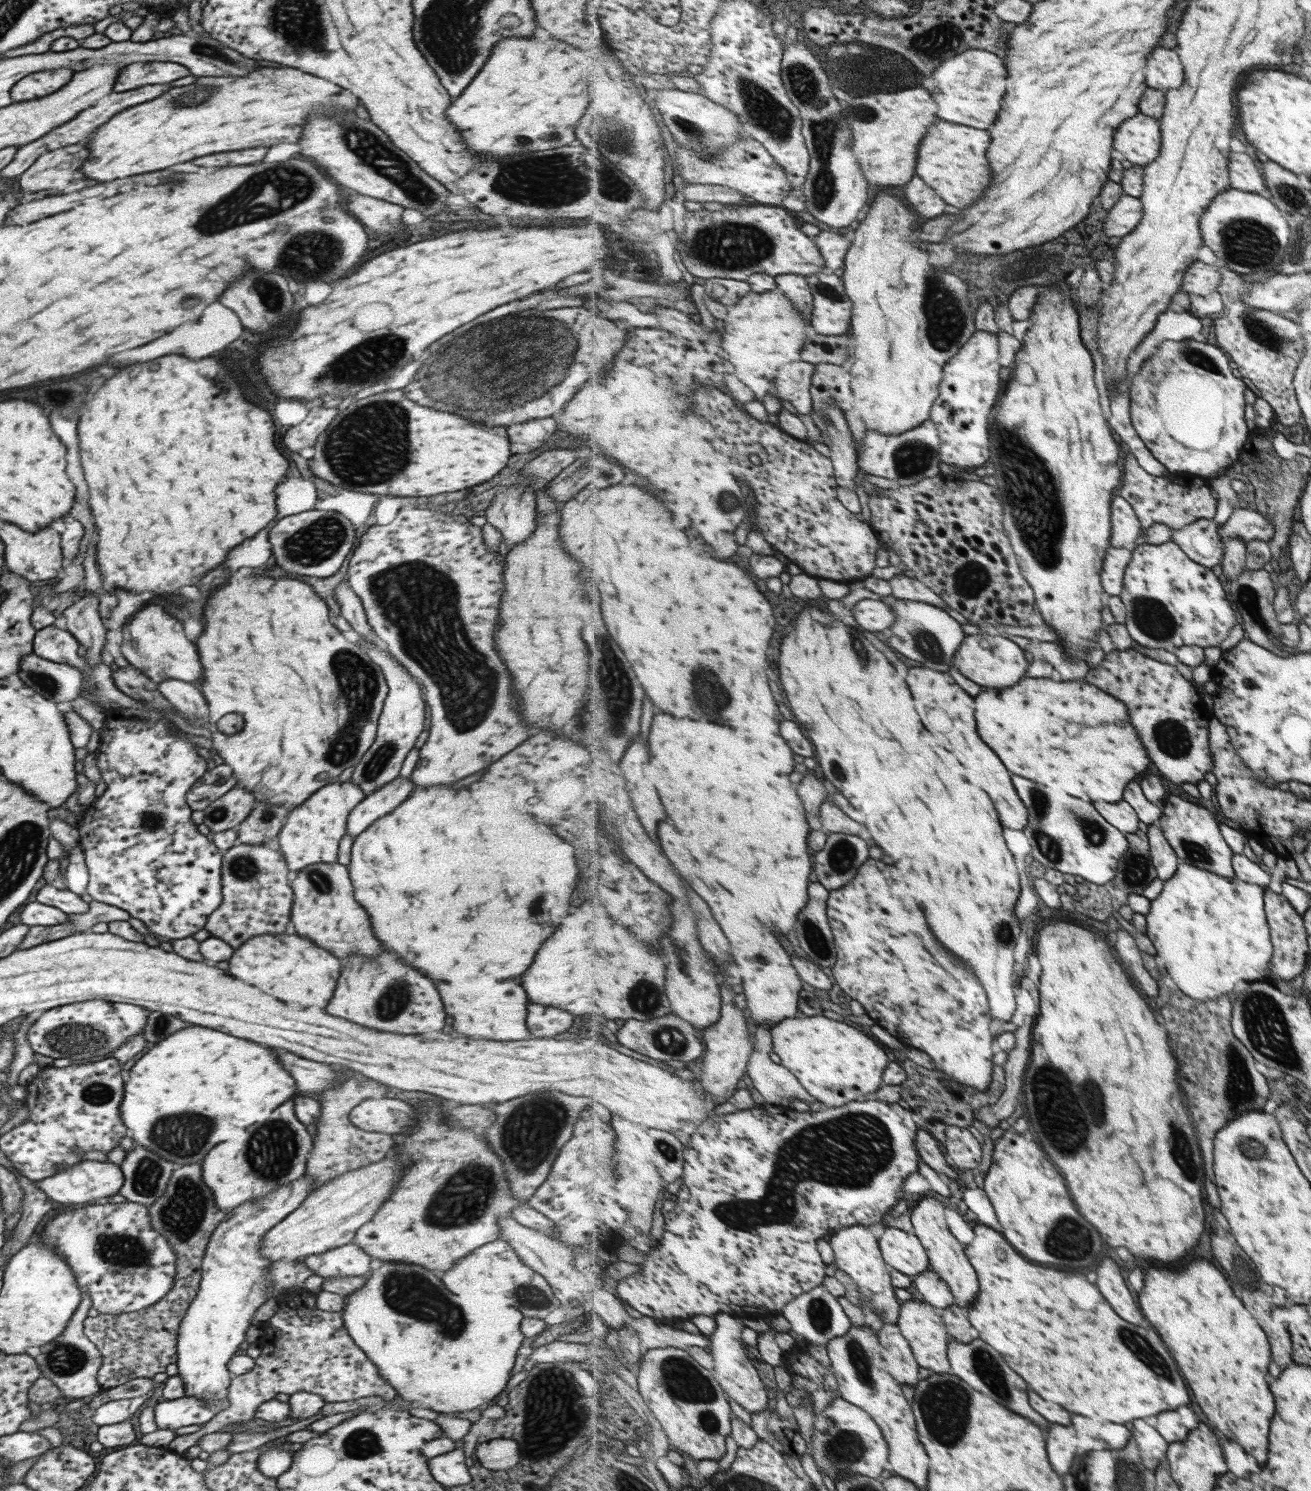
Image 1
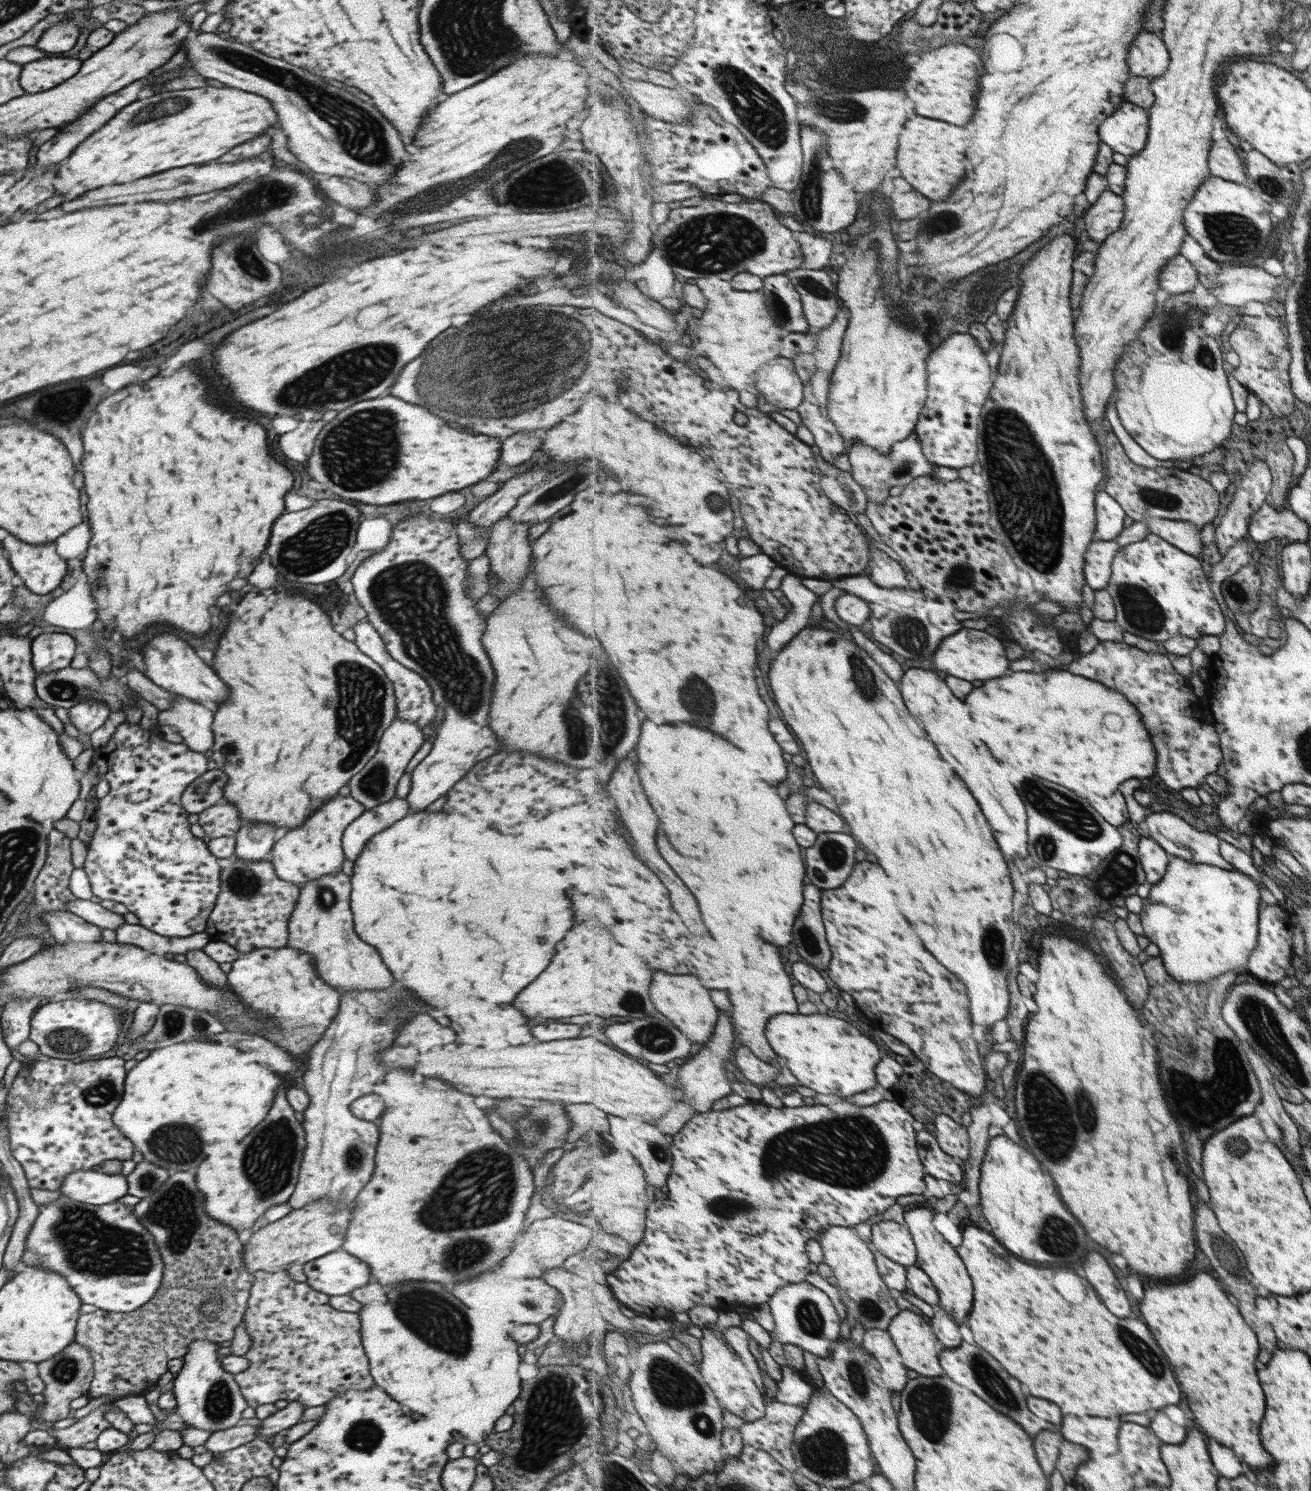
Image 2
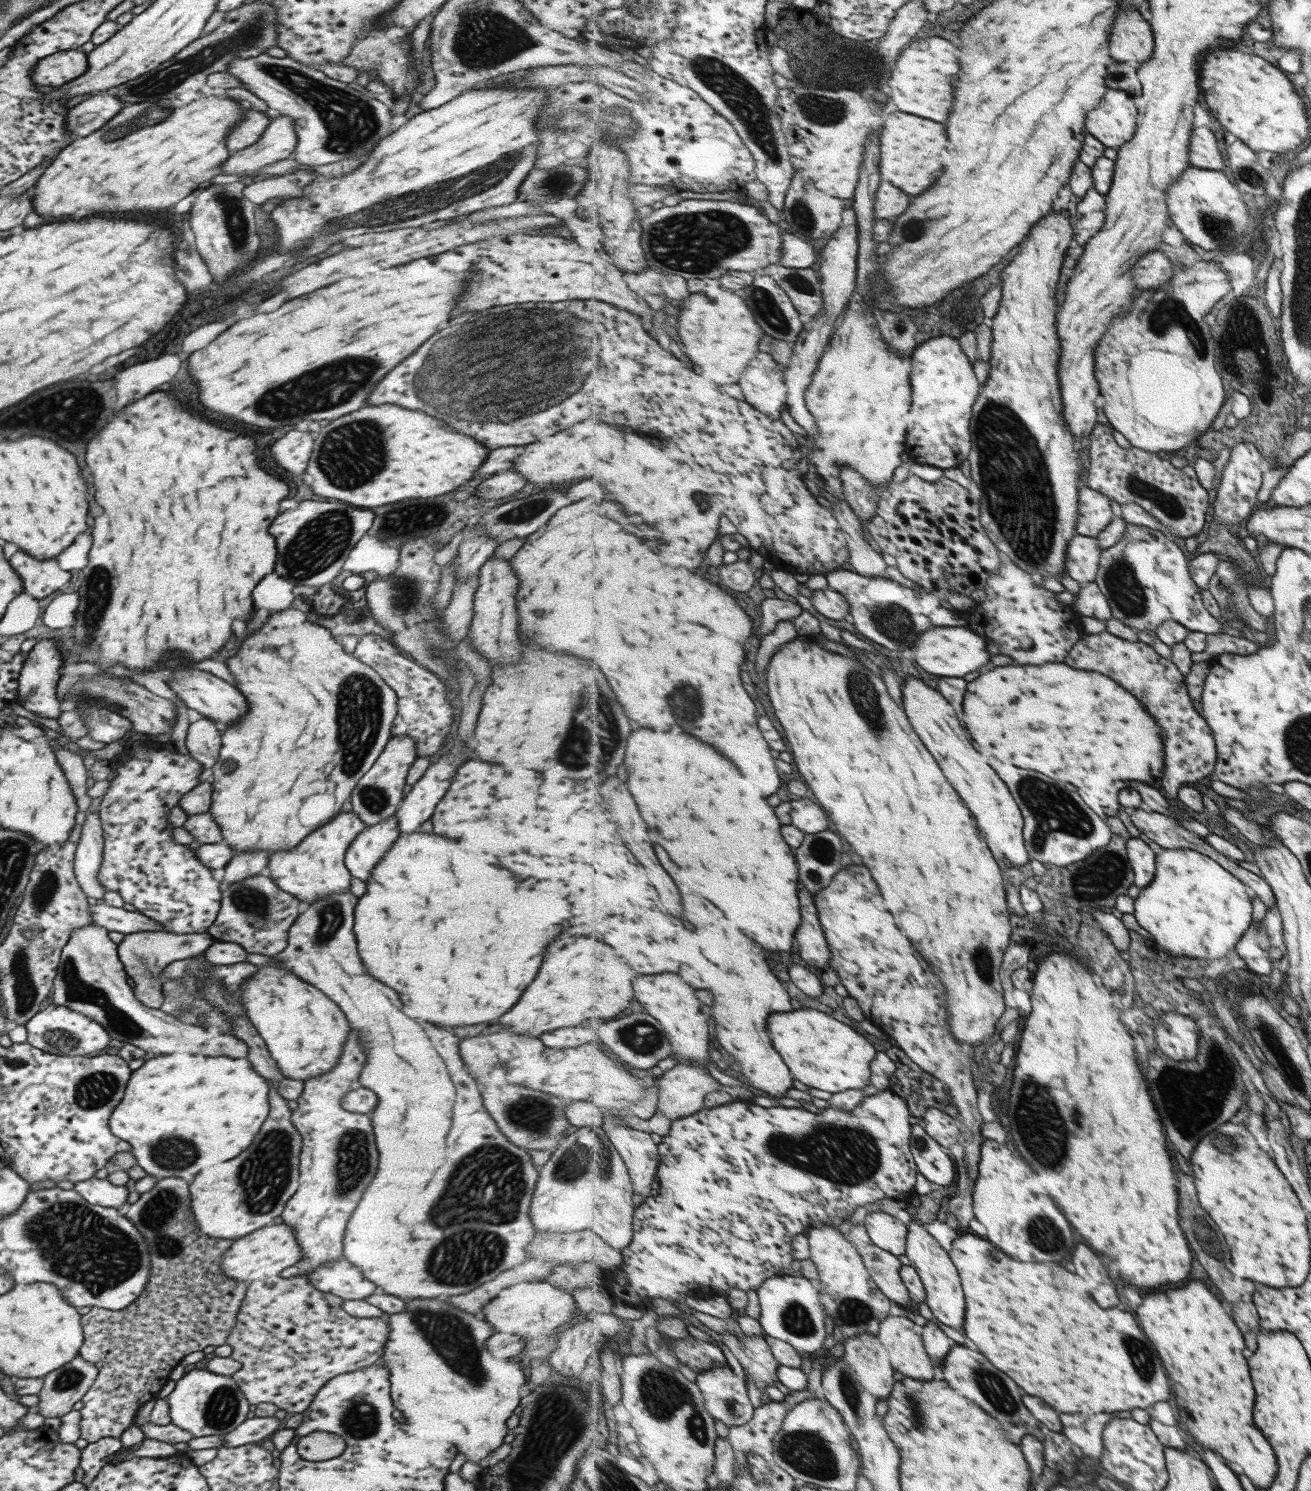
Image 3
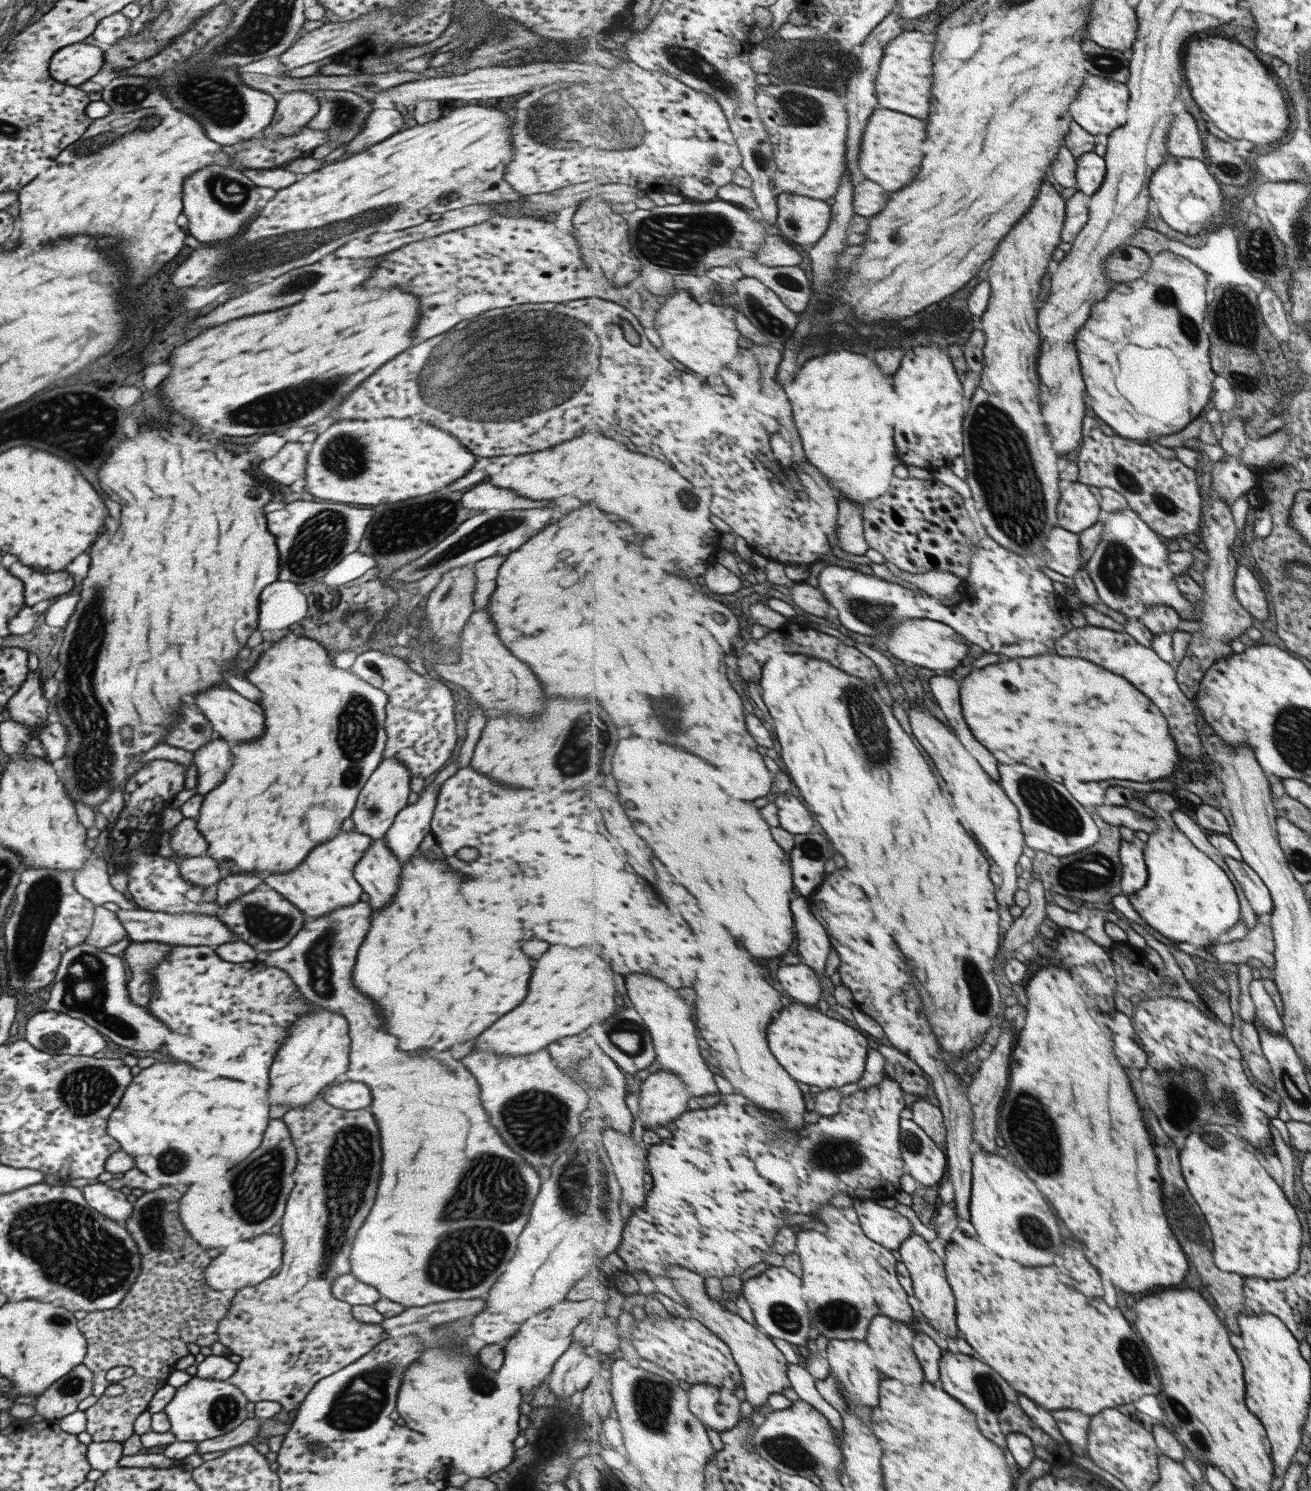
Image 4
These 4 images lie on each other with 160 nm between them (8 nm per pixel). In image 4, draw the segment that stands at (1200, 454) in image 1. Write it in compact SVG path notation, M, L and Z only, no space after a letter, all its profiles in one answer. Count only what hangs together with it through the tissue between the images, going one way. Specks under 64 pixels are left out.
M1152 251L1149 258L1151 269L1145 276L1129 283L1115 283L1108 297L1093 306L1093 322L1085 325L1076 338L1094 413L1115 434L1139 442L1159 440L1185 430L1211 402L1215 382L1212 340L1203 328L1209 308L1207 272L1191 260L1169 251Z

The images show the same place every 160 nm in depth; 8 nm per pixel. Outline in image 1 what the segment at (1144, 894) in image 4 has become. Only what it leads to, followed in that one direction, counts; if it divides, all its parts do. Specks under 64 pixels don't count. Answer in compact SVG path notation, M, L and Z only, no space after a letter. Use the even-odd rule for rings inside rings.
M1133 648L1125 651L1115 649L1105 655L1099 666L1090 669L1088 678L1087 682L1093 682L1101 690L1109 690L1109 694L1121 698L1121 702L1127 704L1129 716L1133 718L1133 726L1137 726L1152 762L1165 778L1175 784L1182 785L1183 782L1197 784L1199 780L1205 780L1207 772L1212 772L1215 761L1210 740L1210 722L1215 716L1215 711L1213 708L1207 708L1197 686L1185 678L1177 666L1149 658L1148 655L1141 654ZM1183 862L1175 876L1166 881L1161 896L1152 901L1146 915L1147 934L1159 948L1157 954L1165 958L1165 968L1185 994L1195 1000L1213 1001L1225 994L1232 996L1235 990L1253 981L1263 980L1273 952L1263 910L1264 890L1265 886L1245 882L1237 876L1227 878Z

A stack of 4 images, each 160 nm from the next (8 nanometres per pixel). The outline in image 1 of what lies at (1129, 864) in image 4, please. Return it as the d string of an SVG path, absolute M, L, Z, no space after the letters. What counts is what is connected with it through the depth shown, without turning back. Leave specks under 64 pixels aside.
M1153 824L1149 826L1148 835L1153 864L1158 871L1158 877L1167 881L1175 876L1181 864L1179 855L1175 852L1173 845L1167 840L1161 825Z

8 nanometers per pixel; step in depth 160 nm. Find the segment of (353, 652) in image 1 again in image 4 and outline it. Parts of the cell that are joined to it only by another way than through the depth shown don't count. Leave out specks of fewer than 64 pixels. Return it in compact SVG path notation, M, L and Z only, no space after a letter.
M279 638L277 642L273 642L267 650L261 652L261 656L257 658L255 666L251 666L245 674L245 678L259 688L261 698L259 698L259 706L263 708L263 718L265 718L265 730L259 738L251 740L251 742L243 742L237 744L235 748L231 748L231 766L228 767L222 781L217 788L213 788L211 792L207 792L202 798L199 814L196 819L196 829L205 837L208 847L205 855L217 864L217 868L223 872L223 875L231 876L233 873L259 873L265 875L267 872L285 872L285 870L293 870L293 866L299 866L299 862L306 858L306 854L318 844L334 837L341 828L341 822L344 818L350 816L354 807L359 790L363 788L363 784L367 777L376 769L382 760L381 753L385 745L385 705L388 696L377 687L371 686L367 681L358 677L348 669L339 669L329 663L329 657L325 648L313 639L303 638Z

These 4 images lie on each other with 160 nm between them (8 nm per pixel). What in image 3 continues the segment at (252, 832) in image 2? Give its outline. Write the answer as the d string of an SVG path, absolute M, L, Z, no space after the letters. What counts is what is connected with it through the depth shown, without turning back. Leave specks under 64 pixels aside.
M267 851L235 853L227 862L224 871L218 874L221 889L229 883L265 873L268 862Z

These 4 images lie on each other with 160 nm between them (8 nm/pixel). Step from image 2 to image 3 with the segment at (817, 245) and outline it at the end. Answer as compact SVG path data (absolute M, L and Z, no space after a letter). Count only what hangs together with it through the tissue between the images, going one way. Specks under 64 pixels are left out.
M784 233L781 266L790 269L817 268L820 258L813 242L807 242L793 233Z

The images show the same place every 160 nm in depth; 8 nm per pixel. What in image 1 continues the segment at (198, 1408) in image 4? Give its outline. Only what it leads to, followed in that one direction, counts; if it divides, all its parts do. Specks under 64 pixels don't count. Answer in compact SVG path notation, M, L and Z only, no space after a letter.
M301 1175L294 1181L278 1186L265 1196L245 1201L241 1206L226 1213L226 1217L213 1230L201 1259L201 1278L198 1291L192 1298L186 1313L177 1329L176 1361L178 1375L182 1378L184 1395L200 1398L201 1404L213 1399L226 1398L232 1375L227 1370L228 1360L238 1348L245 1345L245 1330L252 1324L253 1313L270 1294L269 1265L270 1260L259 1254L261 1239L271 1227L285 1219L309 1196L314 1189L314 1178Z

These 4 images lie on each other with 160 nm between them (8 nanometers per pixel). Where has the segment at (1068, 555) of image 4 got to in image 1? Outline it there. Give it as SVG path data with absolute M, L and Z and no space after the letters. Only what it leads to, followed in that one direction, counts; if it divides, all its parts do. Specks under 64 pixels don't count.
M1110 546L1102 572L1102 585L1109 595L1120 596L1124 592L1126 570L1132 560L1132 550Z

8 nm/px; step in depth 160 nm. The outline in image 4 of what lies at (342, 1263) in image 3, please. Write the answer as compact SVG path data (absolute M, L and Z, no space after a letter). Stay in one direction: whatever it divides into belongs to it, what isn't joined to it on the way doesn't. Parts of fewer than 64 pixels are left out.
M350 1273L337 1276L331 1282L330 1291L337 1300L346 1302L351 1306L372 1305L377 1299L381 1298L377 1289L358 1282Z

